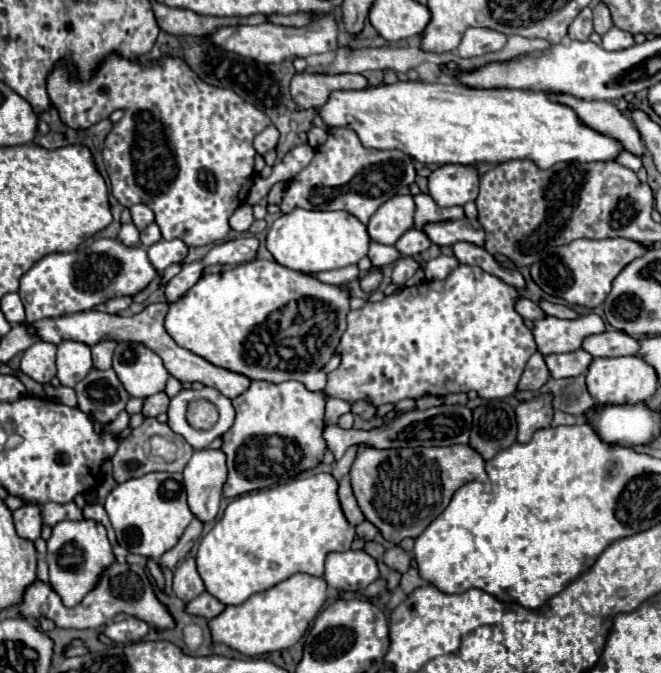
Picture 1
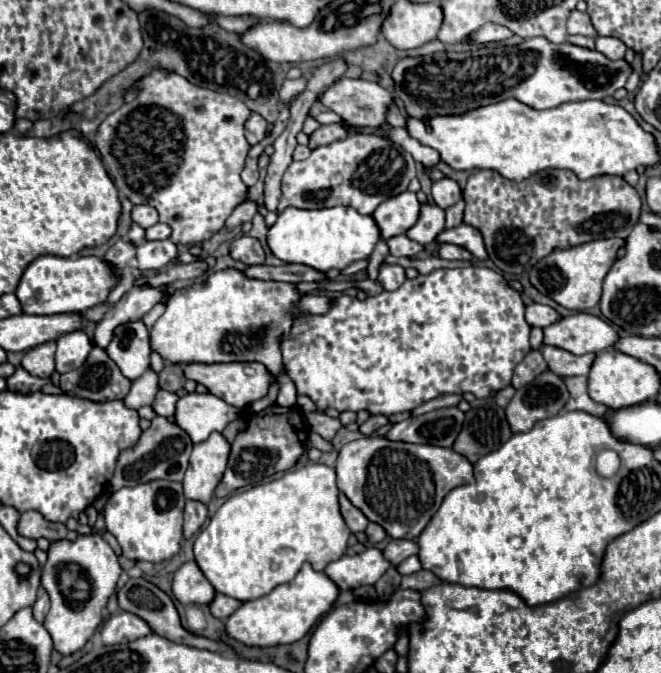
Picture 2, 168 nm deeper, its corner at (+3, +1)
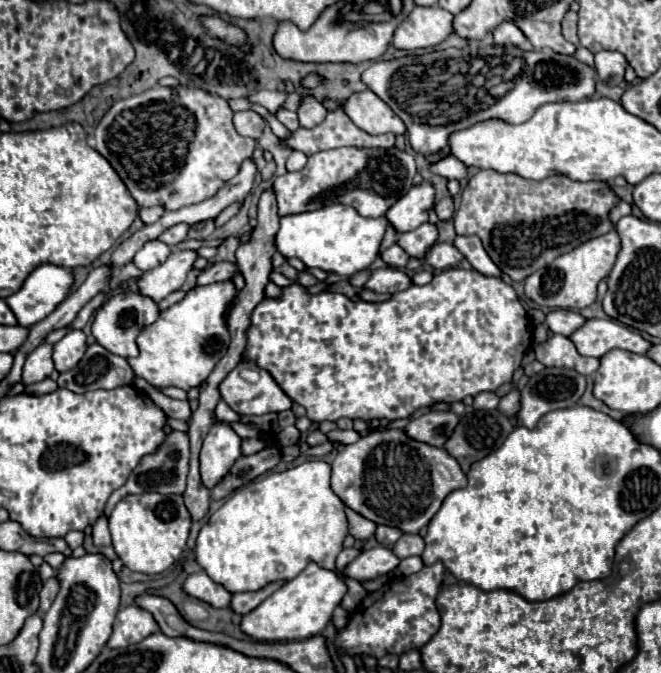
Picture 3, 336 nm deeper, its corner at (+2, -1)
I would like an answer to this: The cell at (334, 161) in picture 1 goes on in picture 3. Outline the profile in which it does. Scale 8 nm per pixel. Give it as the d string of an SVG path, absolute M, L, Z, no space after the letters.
M349 146L309 156L309 162L303 170L277 176L273 188L277 194L279 216L309 212L327 204L347 204L353 206L361 216L379 218L385 216L389 206L393 206L411 190L413 178L415 158L405 150Z

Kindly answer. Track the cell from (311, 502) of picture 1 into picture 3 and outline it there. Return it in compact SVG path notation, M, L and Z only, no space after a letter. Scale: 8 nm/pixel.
M313 460L285 472L260 476L235 490L201 528L195 546L197 564L209 574L211 580L223 584L231 594L257 592L271 582L293 580L309 562L317 562L321 568L335 572L335 558L341 552L347 536L347 518L343 512L345 504L337 494L333 494L329 478L331 466L323 460Z

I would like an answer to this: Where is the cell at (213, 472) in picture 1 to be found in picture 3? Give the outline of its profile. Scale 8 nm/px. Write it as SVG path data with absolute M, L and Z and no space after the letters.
M225 422L211 426L199 454L199 474L203 486L207 490L215 488L215 484L229 472L239 456L241 438L235 434L235 430Z

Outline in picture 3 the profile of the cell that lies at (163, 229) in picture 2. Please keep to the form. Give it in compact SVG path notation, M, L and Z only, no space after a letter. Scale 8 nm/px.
M175 224L175 226L167 228L167 232L163 232L159 236L159 240L165 242L165 244L169 244L169 246L177 246L179 242L183 242L187 238L187 232L189 232L187 224Z

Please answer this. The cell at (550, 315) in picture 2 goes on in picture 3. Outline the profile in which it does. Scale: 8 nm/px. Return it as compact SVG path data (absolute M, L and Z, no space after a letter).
M551 310L545 318L545 324L549 326L549 330L553 334L563 334L563 336L569 336L571 332L575 332L583 322L585 318L571 310Z

